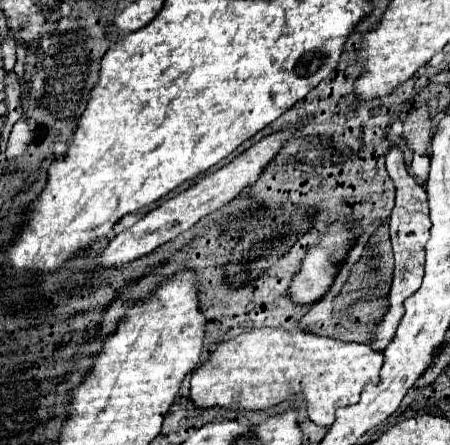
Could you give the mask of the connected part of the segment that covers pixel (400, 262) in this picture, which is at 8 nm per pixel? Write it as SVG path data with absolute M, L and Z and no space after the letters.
M393 146L387 152L387 172L395 184L395 190L397 190L395 208L391 212L391 222L389 222L391 224L391 242L393 242L393 252L395 252L395 276L393 276L391 294L389 294L389 312L381 320L377 334L373 336L373 344L371 344L375 350L381 350L381 352L385 350L385 346L389 344L389 338L393 338L393 334L397 330L397 322L401 320L401 314L403 314L401 302L421 286L423 262L425 262L425 244L429 240L429 230L431 230L427 194L425 194L423 186L417 184L417 180L413 176L409 176L405 162L403 162L403 156L401 156L397 146Z

